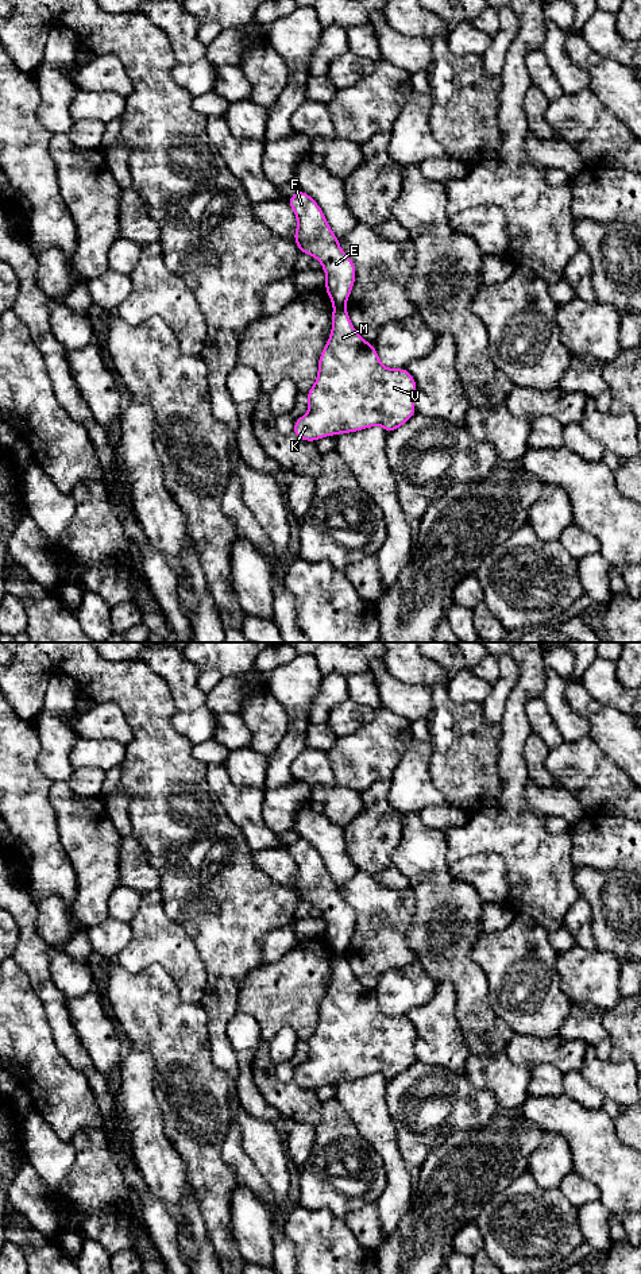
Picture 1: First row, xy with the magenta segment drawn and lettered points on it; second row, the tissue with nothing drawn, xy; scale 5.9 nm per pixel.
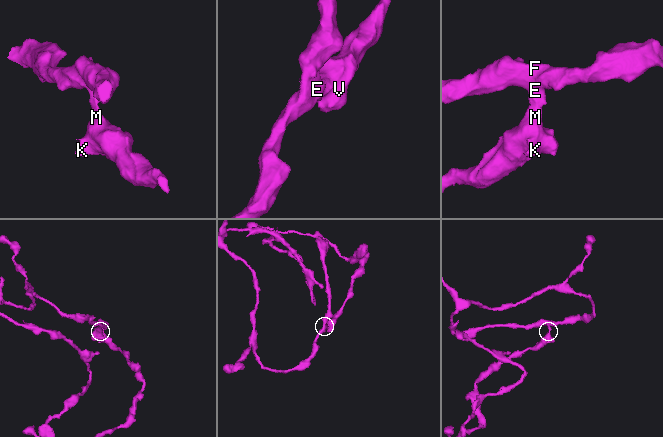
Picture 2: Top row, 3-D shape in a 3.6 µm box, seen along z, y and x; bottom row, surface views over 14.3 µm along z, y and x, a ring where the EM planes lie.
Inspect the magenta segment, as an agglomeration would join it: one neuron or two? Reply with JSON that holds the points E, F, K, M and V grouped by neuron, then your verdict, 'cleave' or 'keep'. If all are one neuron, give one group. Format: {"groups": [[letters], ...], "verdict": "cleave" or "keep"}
{"groups": [["E", "F"], ["K", "M", "V"]], "verdict": "cleave"}

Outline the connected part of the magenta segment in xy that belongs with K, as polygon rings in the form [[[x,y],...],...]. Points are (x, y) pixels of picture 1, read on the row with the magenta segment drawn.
[[[345,306],[336,308],[332,312],[329,339],[318,358],[317,379],[306,391],[308,413],[294,421],[293,433],[304,441],[316,443],[325,436],[381,425],[389,435],[417,413],[416,390],[413,375],[406,368],[385,367],[374,344],[355,331]]]

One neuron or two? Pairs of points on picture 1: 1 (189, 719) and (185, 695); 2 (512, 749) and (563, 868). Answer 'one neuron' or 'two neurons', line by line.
1: two neurons
2: one neuron

